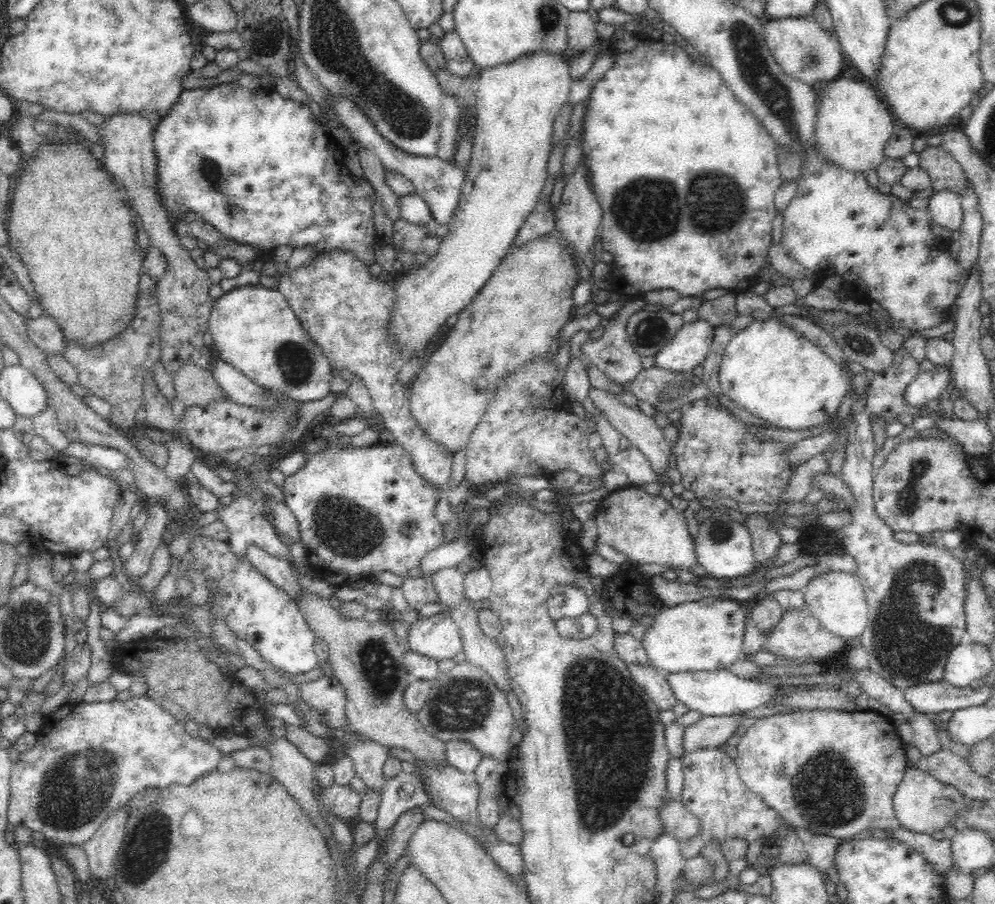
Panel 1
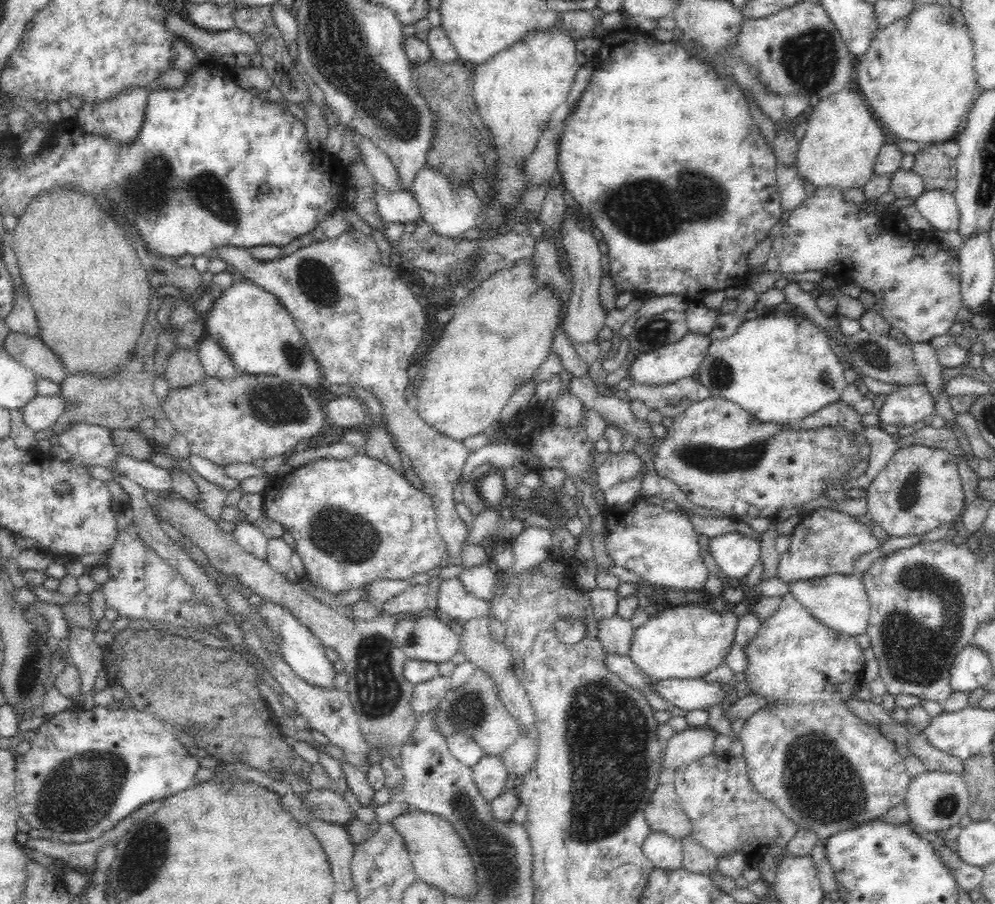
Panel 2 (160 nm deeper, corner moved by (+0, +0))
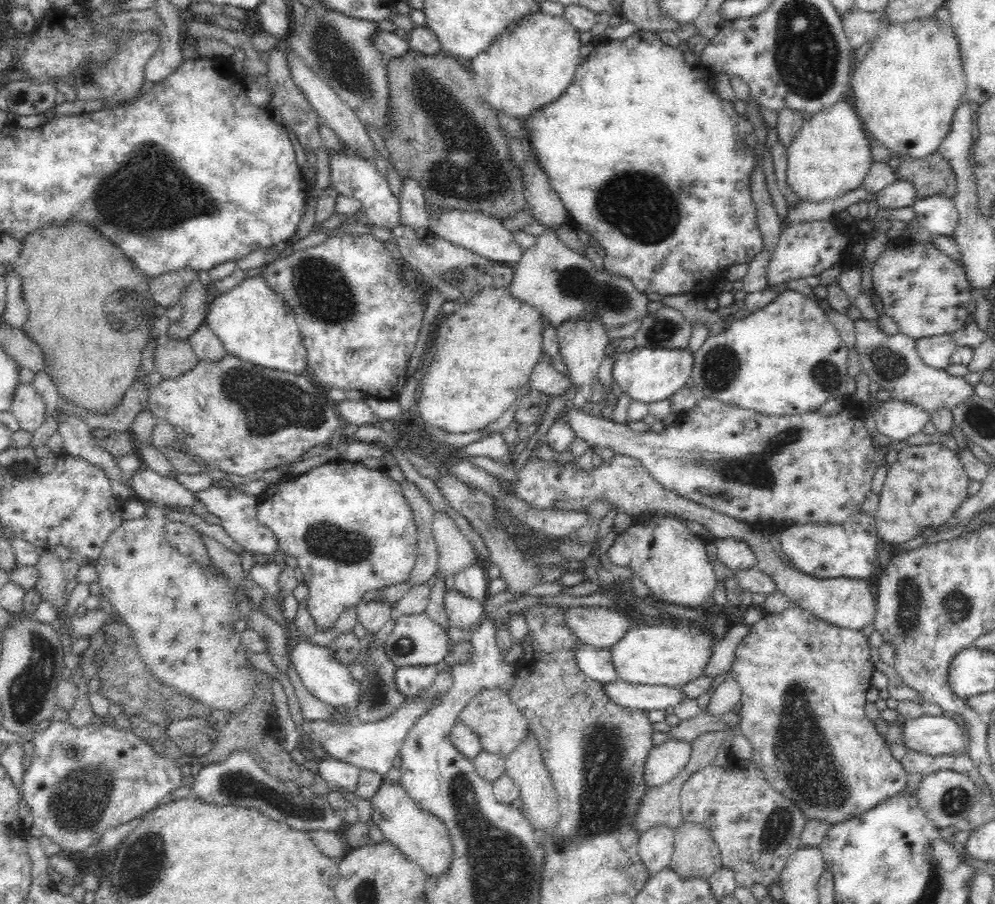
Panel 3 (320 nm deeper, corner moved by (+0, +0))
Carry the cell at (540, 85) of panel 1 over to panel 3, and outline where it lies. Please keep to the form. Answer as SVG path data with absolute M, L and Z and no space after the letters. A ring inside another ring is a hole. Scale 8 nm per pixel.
M541 11L508 24L486 50L482 50L480 54L476 54L466 62L478 94L492 109L495 108L494 110L500 110L508 116L521 119L530 116L534 110L540 110L545 104L554 102L570 86L583 60L580 57L580 47L583 44L579 33L580 31L564 19L564 16L550 16Z

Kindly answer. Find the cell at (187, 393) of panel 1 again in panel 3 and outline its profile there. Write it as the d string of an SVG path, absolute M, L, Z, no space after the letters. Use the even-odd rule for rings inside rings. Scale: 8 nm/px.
M167 331L154 339L156 341L154 370L160 373L164 379L188 372L198 364L198 356L186 340L173 338Z

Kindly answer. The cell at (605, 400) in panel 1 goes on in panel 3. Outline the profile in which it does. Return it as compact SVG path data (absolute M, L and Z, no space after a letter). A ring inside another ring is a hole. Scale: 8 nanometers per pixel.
M539 360L537 366L532 369L528 386L528 390L538 391L544 395L564 395L566 386L576 388L577 384L570 381L568 375L554 369L551 364Z

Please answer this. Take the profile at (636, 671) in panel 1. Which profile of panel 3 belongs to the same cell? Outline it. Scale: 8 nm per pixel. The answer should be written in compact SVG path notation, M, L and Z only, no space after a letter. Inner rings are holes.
M589 644L574 646L574 661L578 663L578 669L589 679L608 683L618 679L618 673L612 663L610 649L602 649Z

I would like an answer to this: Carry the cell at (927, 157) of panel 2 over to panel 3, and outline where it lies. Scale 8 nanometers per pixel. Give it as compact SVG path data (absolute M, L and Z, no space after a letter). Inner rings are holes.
M932 153L921 159L904 155L894 170L896 181L908 181L914 185L916 200L930 195L946 195L953 198L956 194L956 177L950 165L940 153Z

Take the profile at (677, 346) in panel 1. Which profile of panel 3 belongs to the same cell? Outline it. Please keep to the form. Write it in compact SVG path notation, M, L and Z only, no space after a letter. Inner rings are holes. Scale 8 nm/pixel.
M637 347L631 352L618 353L614 358L612 380L622 392L630 396L630 401L650 404L657 400L671 398L677 390L686 387L686 380L693 370L694 358L689 348L686 350L667 350L666 348Z

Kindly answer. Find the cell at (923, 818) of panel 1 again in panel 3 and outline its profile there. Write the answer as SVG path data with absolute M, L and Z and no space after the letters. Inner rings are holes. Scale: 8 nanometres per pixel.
M938 770L938 772L924 775L917 788L920 808L938 829L956 826L960 820L967 820L976 797L977 787L974 782L967 775L952 770Z

